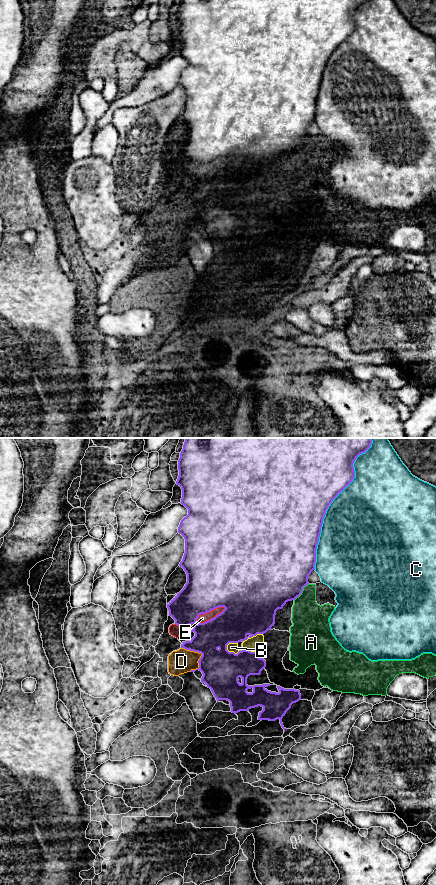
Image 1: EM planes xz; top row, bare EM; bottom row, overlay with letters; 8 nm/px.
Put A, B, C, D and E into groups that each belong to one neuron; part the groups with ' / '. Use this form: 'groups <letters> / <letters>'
groups A B D / C / E

